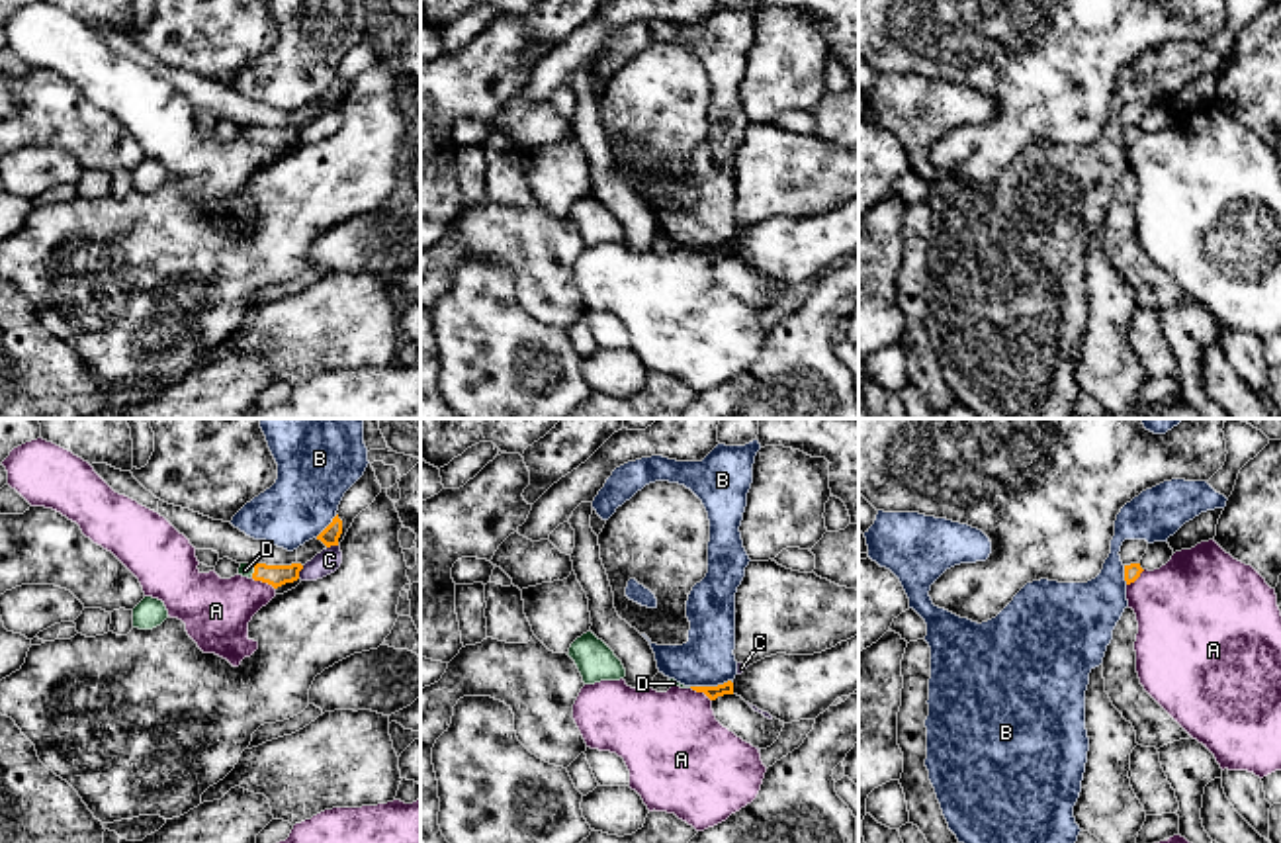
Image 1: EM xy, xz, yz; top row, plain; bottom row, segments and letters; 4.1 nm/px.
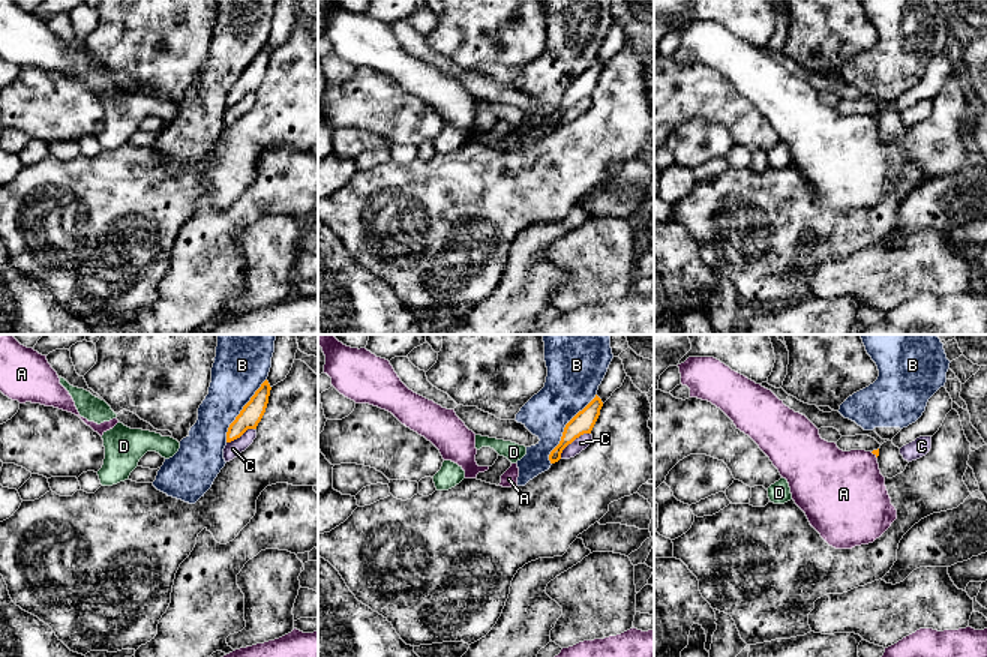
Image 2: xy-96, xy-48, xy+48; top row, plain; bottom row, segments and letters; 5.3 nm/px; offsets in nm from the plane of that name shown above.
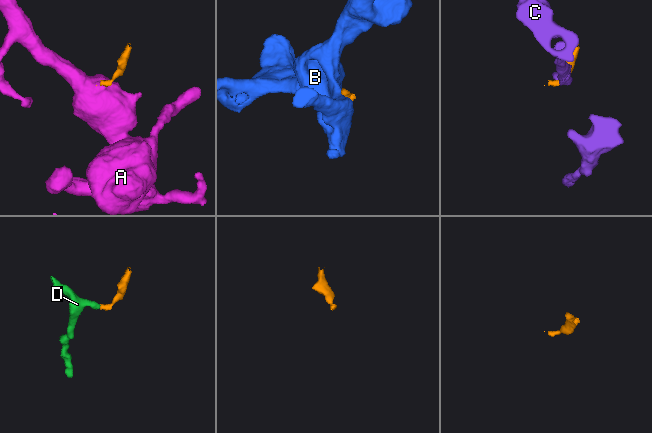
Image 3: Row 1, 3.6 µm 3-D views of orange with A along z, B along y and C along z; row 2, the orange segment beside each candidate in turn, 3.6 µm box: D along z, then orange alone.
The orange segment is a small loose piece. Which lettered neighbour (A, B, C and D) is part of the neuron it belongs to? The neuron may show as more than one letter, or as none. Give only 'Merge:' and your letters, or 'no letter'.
Merge: D

